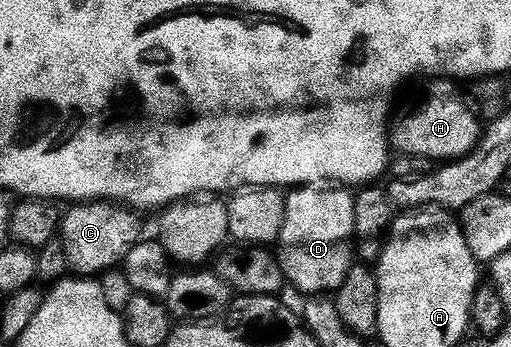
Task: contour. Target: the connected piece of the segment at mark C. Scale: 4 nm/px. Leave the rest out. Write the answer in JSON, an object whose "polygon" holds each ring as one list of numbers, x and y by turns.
{"polygon":[[94,201,73,205,64,212,59,228,59,238,67,253,69,271,77,277,100,277,106,271,120,268,127,253,142,242,141,223,136,214,124,205,108,201]]}

